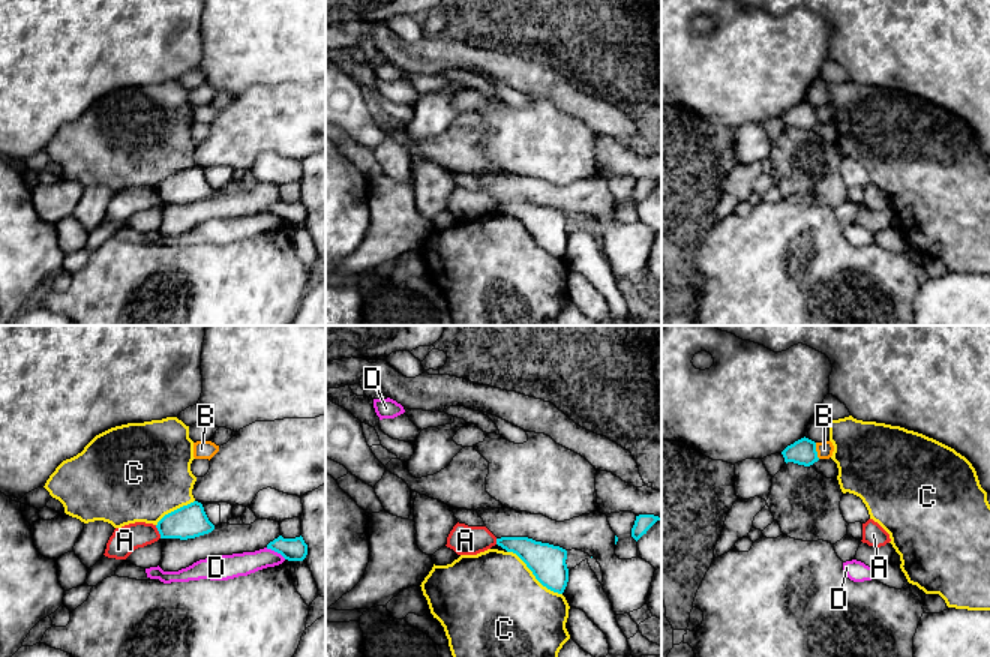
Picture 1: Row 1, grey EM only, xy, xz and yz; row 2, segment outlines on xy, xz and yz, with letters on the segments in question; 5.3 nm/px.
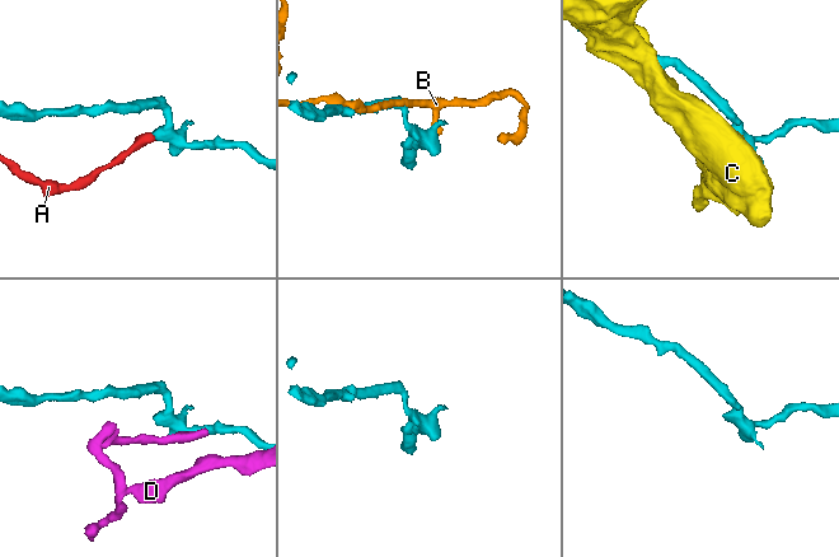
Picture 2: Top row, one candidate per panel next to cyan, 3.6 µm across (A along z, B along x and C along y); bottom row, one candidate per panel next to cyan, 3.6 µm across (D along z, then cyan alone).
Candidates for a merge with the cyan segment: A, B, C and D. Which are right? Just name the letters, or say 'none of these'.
none of these

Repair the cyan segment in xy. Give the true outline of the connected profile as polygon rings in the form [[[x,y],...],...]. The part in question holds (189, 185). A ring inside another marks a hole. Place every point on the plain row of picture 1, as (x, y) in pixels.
[[[194,165],[168,178],[156,189],[160,202],[195,202],[208,198],[214,189],[208,184],[201,166]]]

